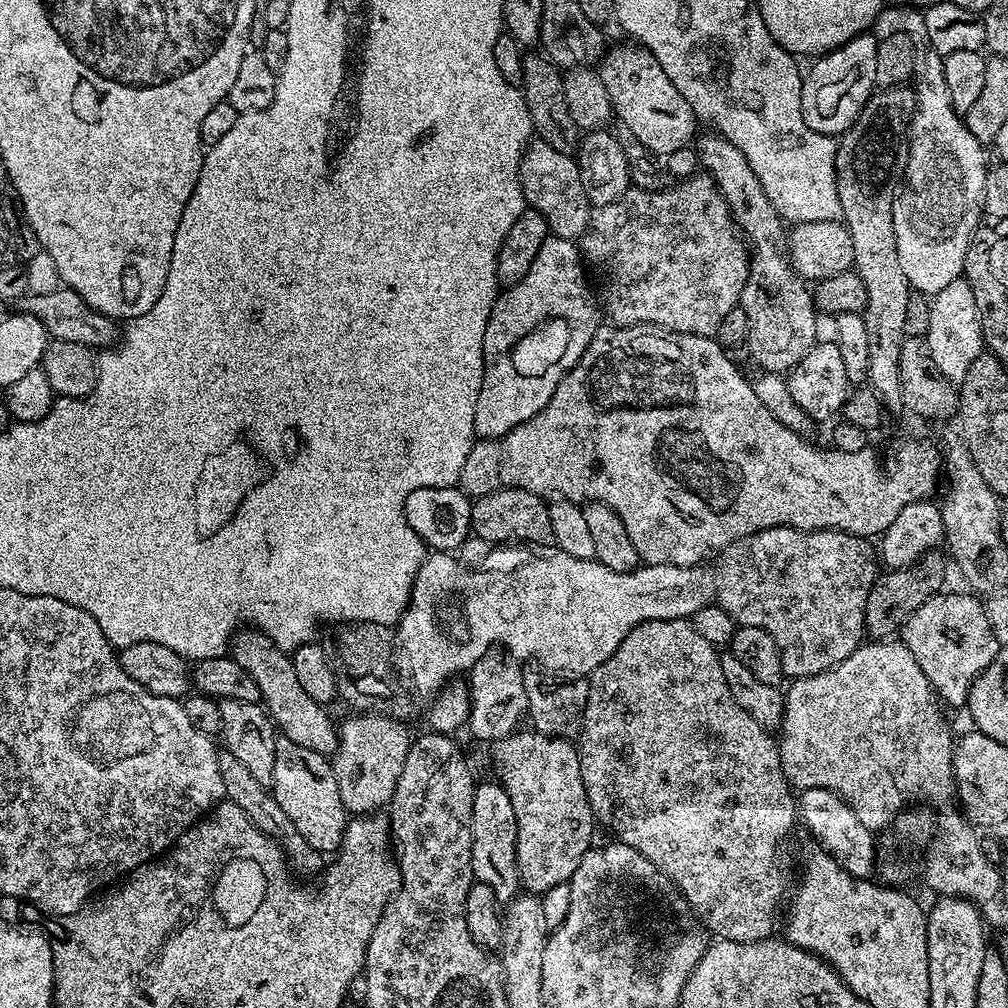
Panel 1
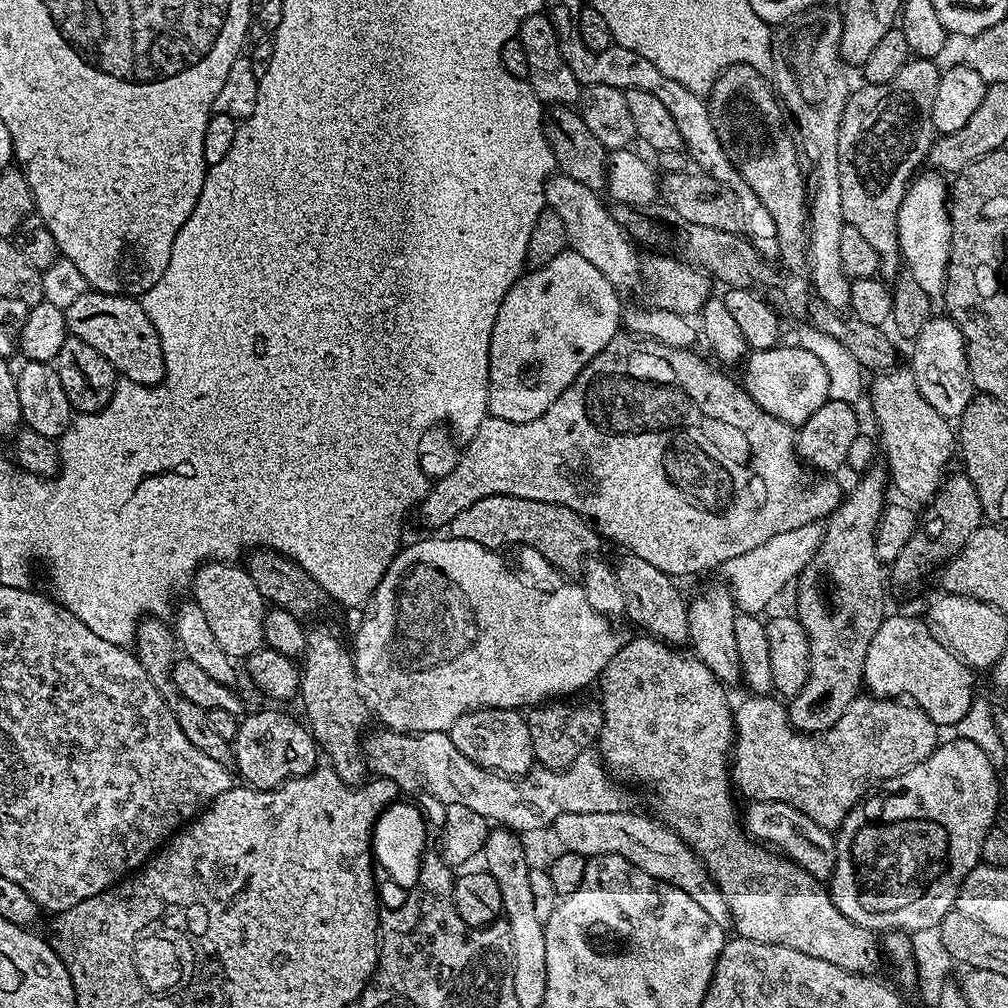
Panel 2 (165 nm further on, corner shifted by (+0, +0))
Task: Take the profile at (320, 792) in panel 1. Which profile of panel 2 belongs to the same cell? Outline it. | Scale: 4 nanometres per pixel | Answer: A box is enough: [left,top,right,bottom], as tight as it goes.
[234,708,318,788]

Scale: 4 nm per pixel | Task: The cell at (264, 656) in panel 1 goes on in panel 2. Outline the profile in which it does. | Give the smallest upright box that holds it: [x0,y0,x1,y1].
[190,562,266,658]

